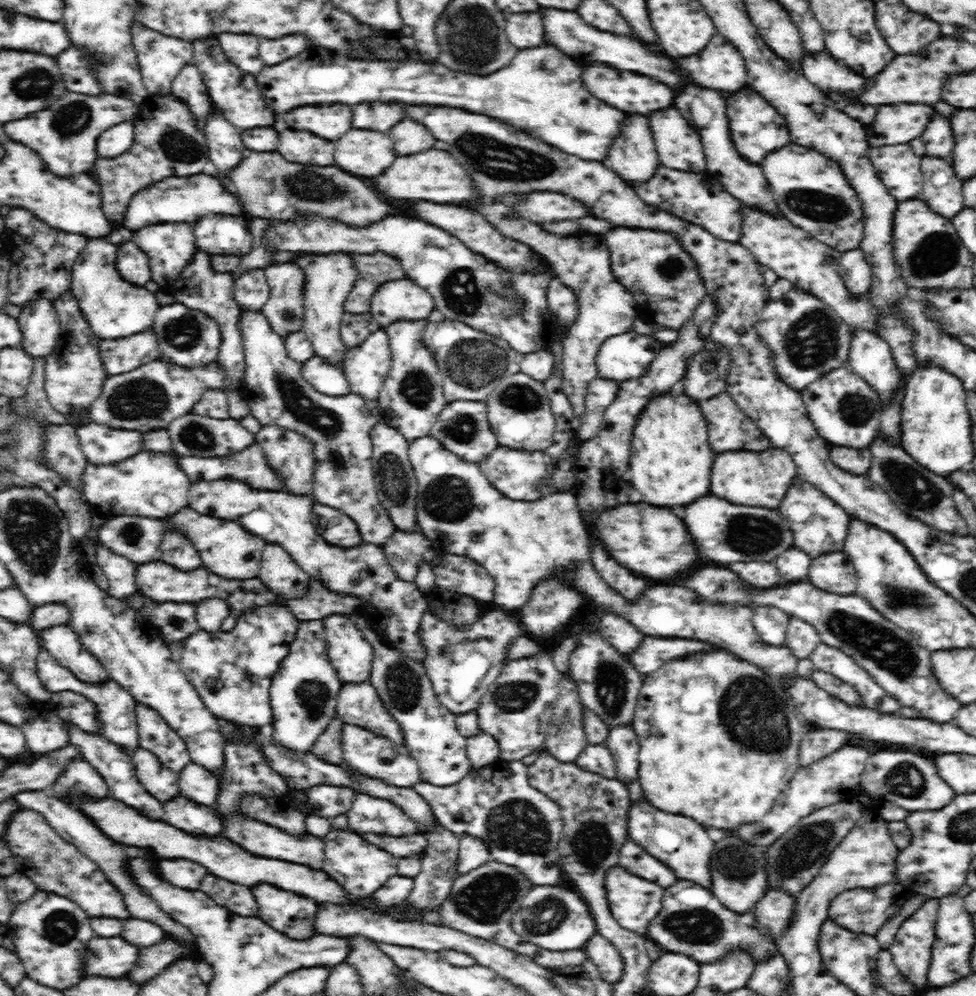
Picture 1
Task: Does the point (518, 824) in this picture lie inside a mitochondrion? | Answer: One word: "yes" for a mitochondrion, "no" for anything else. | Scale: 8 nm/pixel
yes

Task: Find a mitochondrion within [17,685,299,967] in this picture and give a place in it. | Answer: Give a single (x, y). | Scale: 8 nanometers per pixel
(62, 929)

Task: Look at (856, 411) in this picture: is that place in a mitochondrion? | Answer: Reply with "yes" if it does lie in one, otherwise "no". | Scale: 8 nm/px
yes

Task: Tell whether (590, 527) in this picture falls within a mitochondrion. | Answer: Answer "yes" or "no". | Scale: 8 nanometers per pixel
no

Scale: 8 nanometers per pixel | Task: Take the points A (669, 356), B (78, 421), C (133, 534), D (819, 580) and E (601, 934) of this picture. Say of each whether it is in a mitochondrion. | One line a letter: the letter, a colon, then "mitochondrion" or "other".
A: other
B: other
C: mitochondrion
D: other
E: other

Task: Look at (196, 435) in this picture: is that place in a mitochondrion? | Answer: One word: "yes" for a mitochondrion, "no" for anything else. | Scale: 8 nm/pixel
yes

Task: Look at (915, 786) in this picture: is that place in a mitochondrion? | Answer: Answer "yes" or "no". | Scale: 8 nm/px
yes

